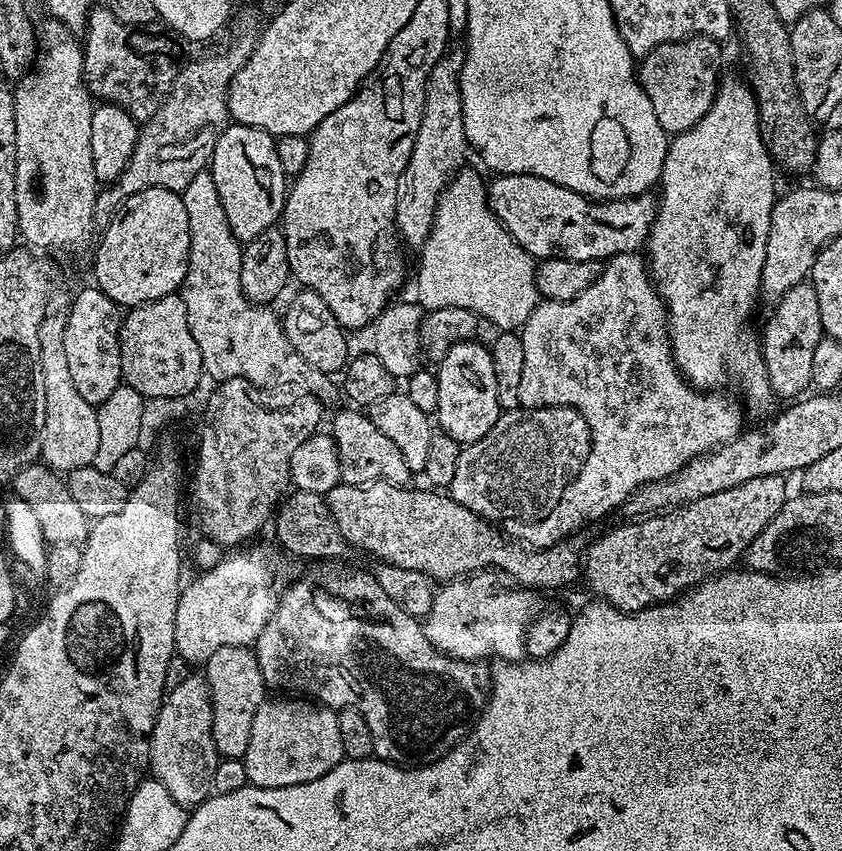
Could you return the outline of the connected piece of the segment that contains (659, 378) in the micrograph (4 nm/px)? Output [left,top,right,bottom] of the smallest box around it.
[507,252,742,550]

